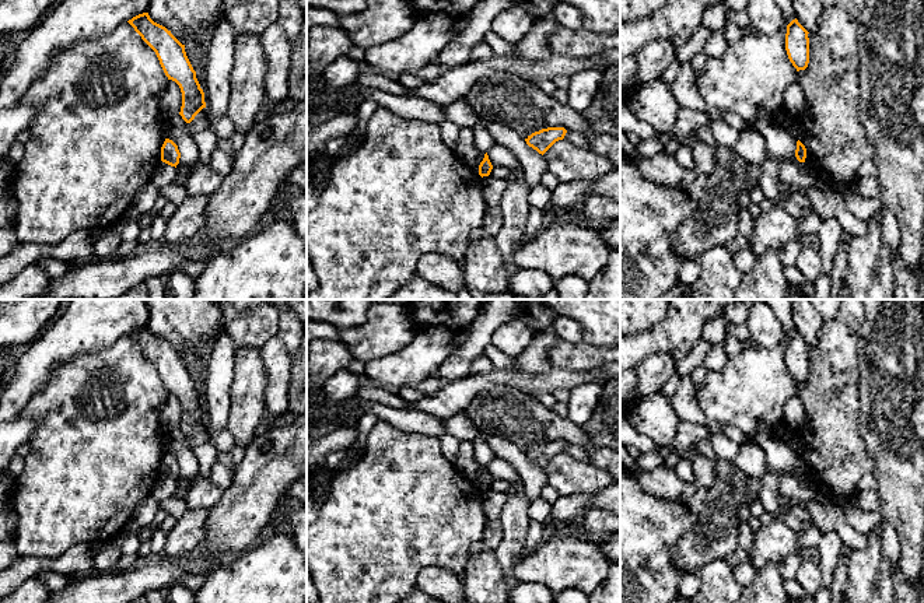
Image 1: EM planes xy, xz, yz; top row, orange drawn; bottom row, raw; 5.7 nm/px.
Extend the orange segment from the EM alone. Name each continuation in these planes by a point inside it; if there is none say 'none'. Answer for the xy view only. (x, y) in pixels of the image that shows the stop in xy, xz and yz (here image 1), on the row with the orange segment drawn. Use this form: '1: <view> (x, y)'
none

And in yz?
none

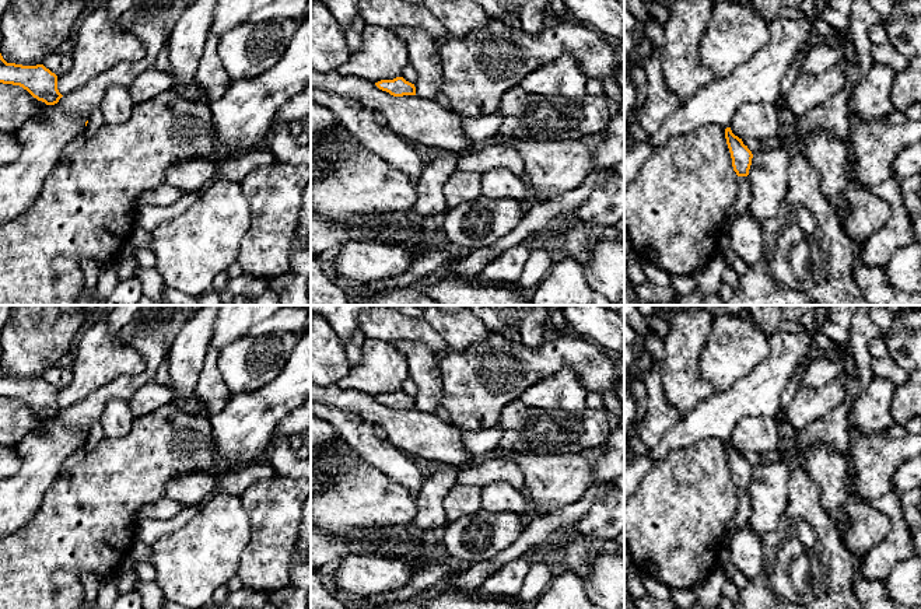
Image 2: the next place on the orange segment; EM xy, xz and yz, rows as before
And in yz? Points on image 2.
none

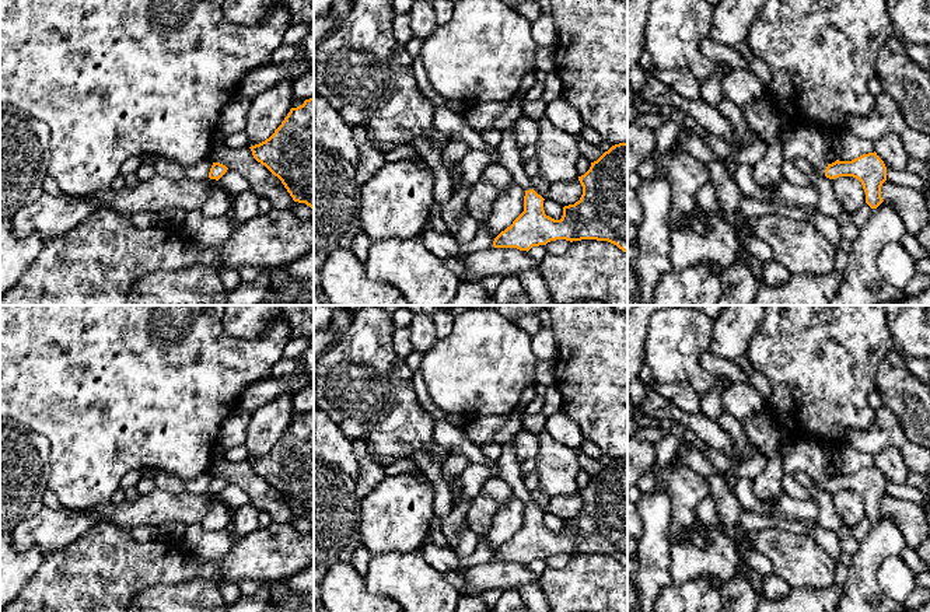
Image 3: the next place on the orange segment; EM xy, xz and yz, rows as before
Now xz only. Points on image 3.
1: xz (509, 153)

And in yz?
1: yz (810, 143)

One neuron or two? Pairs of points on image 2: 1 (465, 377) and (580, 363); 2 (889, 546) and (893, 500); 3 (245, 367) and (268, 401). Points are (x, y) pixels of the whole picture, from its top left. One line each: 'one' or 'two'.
1: one
2: one
3: two

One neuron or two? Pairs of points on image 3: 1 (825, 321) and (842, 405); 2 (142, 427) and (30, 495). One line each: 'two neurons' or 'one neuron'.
1: one neuron
2: two neurons

